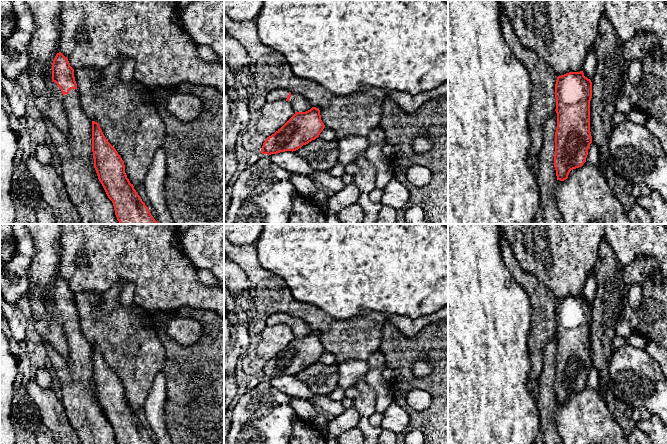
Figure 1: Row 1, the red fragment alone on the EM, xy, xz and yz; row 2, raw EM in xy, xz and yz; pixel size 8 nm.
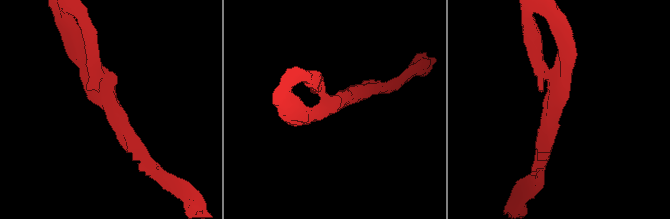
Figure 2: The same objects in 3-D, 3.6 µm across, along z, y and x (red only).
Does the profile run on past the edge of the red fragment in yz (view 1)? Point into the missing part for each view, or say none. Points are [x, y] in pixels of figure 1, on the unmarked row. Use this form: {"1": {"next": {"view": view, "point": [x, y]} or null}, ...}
{"1": {"next": {"view": "yz", "point": [547, 405]}}}

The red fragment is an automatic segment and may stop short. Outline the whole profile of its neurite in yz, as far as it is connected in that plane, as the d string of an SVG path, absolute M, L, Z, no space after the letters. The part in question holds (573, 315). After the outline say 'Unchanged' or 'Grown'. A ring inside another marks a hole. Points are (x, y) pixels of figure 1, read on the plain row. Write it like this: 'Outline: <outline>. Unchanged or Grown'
Outline: M583 295L569 296L558 300L555 308L556 333L545 345L541 375L538 380L539 394L536 400L539 412L540 429L544 444L561 444L558 432L558 405L568 402L571 394L581 391L592 367L590 356L590 325L592 306Z. Grown

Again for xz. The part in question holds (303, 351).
Outline: M276 313L267 318L268 326L276 324L288 325L295 338L263 367L262 378L277 378L285 375L296 375L303 369L319 361L325 352L321 344L320 334L313 331L300 318L285 313Z. Grown

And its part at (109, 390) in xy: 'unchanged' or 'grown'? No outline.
grown

